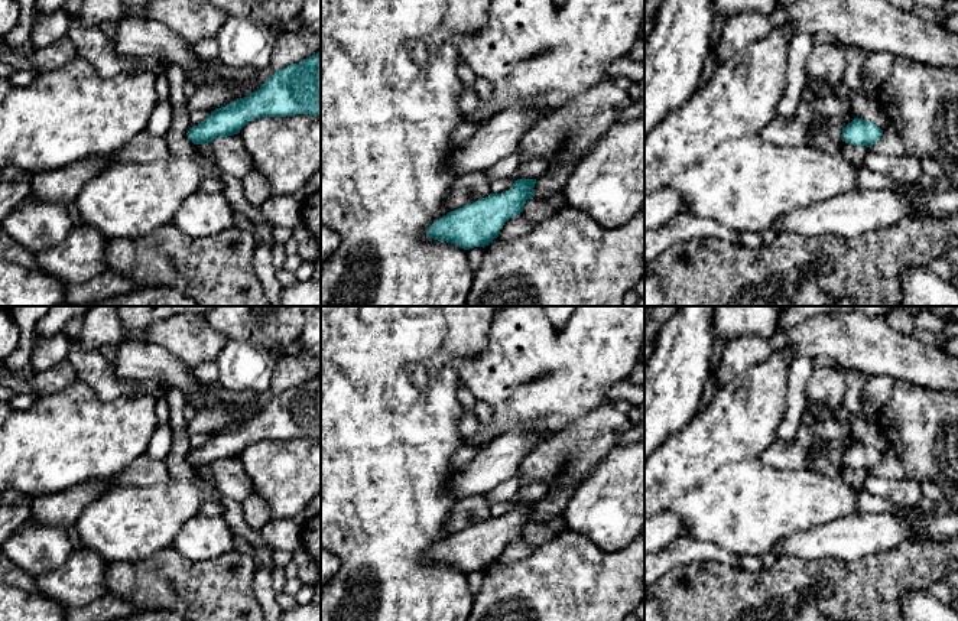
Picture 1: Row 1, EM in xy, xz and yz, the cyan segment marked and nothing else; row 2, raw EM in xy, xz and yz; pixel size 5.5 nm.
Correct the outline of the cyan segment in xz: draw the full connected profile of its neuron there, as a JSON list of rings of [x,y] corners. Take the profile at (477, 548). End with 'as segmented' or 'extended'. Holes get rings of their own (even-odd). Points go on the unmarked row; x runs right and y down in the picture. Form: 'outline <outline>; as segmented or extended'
outline [[[517,503],[513,510],[501,517],[490,517],[472,527],[467,527],[459,533],[451,534],[436,543],[426,555],[429,562],[455,568],[464,573],[474,570],[486,570],[499,560],[504,546],[523,536],[527,523],[533,521],[536,503]]]; as segmented

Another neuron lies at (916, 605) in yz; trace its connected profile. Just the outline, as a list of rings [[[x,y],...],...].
[[[907,591],[900,599],[902,621],[958,621],[952,605],[938,601],[929,591]]]

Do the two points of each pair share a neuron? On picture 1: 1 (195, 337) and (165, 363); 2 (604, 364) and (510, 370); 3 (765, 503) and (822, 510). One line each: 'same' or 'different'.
1: different
2: different
3: same

